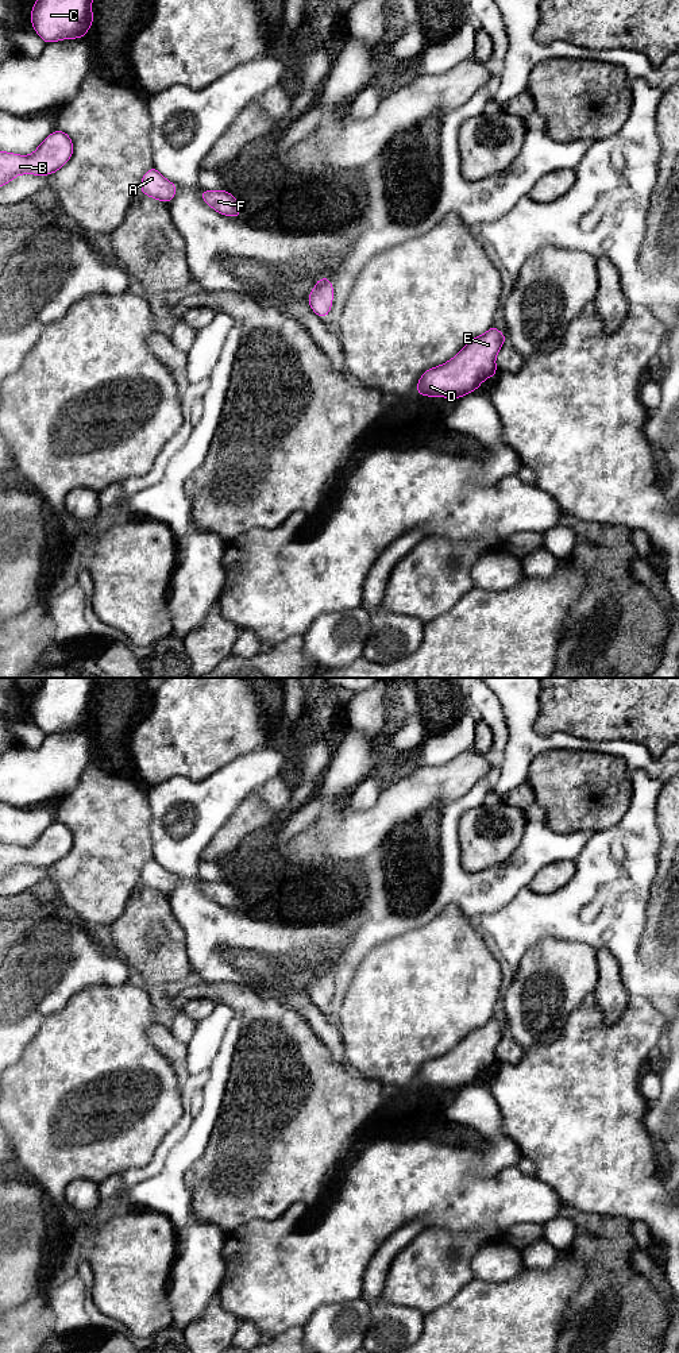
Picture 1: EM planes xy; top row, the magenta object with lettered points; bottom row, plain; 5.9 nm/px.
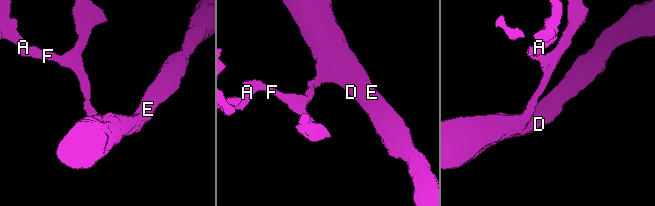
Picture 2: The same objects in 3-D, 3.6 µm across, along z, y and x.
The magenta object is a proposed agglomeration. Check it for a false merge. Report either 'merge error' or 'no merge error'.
no merge error

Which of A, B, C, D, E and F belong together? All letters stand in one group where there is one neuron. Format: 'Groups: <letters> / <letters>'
Groups: A B C D E F

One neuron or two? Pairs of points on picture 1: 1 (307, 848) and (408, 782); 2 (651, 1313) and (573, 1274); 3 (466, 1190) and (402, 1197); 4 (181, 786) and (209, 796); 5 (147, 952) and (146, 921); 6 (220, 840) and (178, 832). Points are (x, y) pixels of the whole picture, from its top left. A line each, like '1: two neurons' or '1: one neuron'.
1: two neurons
2: two neurons
3: one neuron
4: one neuron
5: one neuron
6: two neurons

